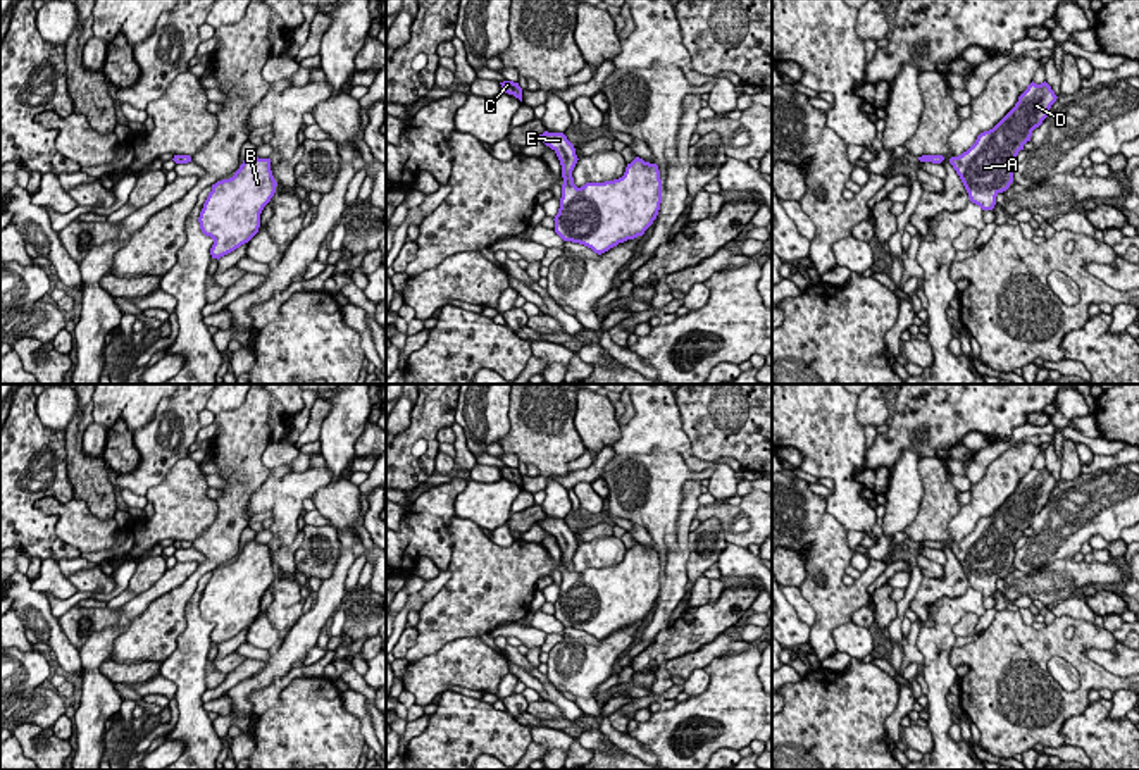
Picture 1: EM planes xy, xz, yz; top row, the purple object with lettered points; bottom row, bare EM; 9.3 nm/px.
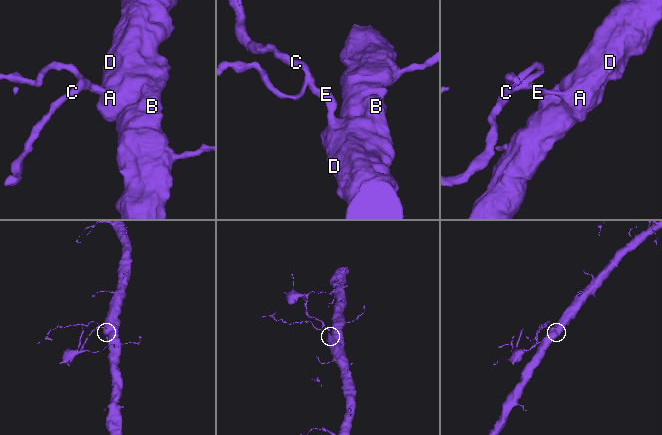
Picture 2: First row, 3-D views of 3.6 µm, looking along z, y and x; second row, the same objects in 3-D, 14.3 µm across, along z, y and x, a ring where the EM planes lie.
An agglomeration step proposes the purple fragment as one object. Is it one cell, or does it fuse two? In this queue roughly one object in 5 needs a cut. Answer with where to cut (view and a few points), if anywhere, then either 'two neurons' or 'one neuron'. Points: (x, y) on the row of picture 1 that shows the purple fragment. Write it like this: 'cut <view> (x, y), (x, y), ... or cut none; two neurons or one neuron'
cut none; one neuron

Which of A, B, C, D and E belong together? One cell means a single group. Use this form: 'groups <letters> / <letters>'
groups A B C D E

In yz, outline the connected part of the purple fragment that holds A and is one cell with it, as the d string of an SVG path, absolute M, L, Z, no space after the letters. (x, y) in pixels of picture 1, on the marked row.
M1032 81L993 129L980 133L967 152L949 158L972 203L982 210L994 208L996 196L1013 183L1018 152L1048 117L1056 98L1046 81Z

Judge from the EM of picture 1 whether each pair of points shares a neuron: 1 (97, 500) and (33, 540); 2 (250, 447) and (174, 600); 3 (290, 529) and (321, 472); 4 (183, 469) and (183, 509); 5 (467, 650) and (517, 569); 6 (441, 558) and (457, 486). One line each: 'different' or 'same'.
1: different
2: same
3: same
4: same
5: different
6: same

